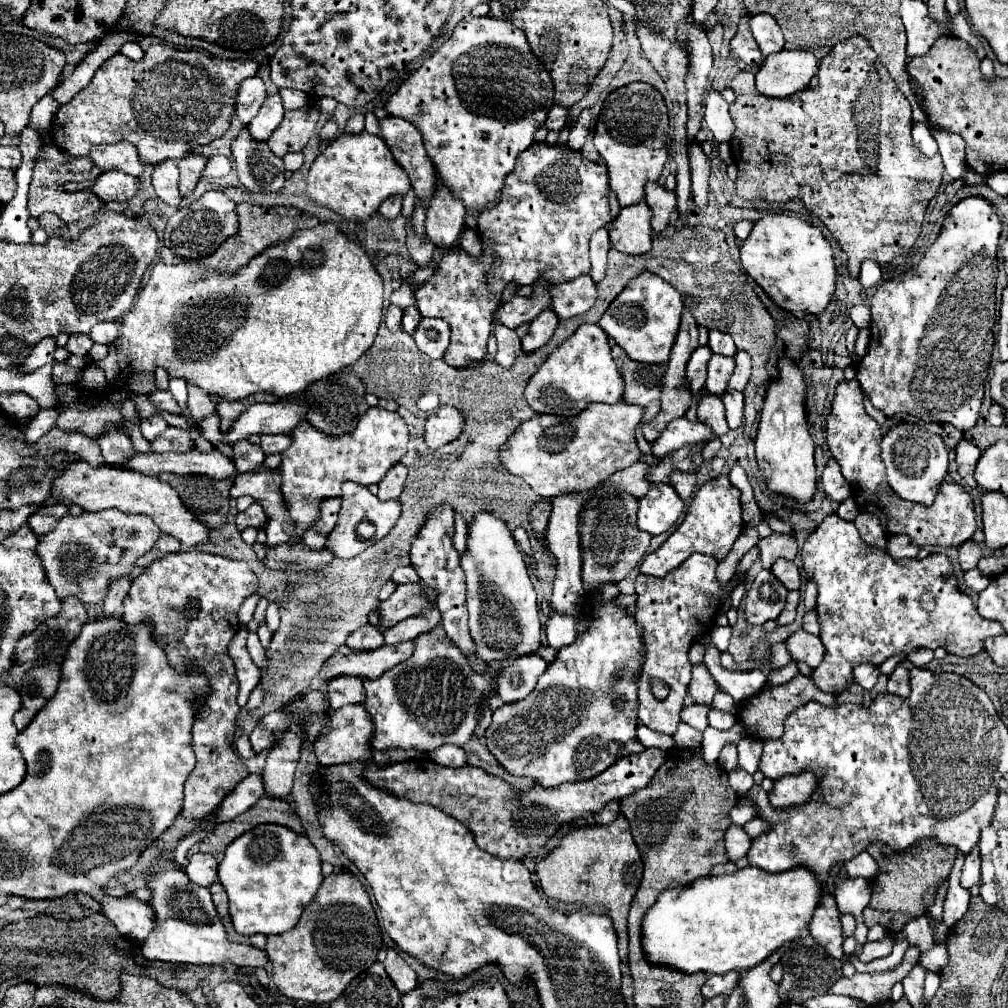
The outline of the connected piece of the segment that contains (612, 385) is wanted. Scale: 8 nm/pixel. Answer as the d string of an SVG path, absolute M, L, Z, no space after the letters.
M583 324L535 372L535 376L529 380L525 388L525 398L535 412L577 416L593 402L619 402L623 398L623 392L625 384L615 366L615 360L611 358L609 336L599 324Z

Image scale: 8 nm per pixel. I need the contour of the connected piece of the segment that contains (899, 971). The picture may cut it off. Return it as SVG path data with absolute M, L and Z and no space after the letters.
M911 946L905 952L905 956L897 968L887 970L887 972L879 972L879 974L859 974L857 972L853 978L837 980L829 988L829 992L857 998L867 1004L887 1002L887 1000L891 1000L891 988L913 970L913 964L917 964L919 954L921 954L921 950L917 946Z

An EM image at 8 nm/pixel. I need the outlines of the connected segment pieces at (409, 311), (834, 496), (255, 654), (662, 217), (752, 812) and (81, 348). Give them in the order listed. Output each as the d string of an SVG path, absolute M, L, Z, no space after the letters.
M409 306L409 308L405 308L403 322L401 322L403 332L413 334L413 332L415 332L415 328L417 328L417 324L419 324L419 320L421 320L421 316L419 316L419 312L417 312L417 306Z
M833 458L827 462L827 466L821 474L821 484L823 484L823 492L835 502L843 502L851 496L851 486L849 486L849 482L845 482L845 478L839 470L839 464Z
M249 632L247 650L253 662L255 662L259 668L263 668L263 666L265 666L265 650L263 650L263 646L261 646L257 633Z
M649 182L649 184L645 184L645 202L649 204L649 208L653 212L653 218L651 218L653 230L655 232L665 230L663 226L669 224L671 210L677 206L675 194L669 192L669 190L665 190L659 182Z
M741 798L741 800L737 802L737 806L731 810L731 820L733 820L733 824L743 826L743 824L747 824L749 820L753 820L757 814L759 814L757 808L755 808L751 802L747 802L747 800Z
M73 334L69 336L69 342L67 342L67 350L69 354L77 354L77 356L87 356L89 350L93 346L93 340L89 336L83 336L83 334Z

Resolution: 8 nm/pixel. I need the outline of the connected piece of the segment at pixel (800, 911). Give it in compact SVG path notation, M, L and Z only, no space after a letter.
M747 866L733 874L699 878L683 888L667 888L643 918L645 960L685 974L749 970L809 926L819 898L821 884L805 868L769 874Z

